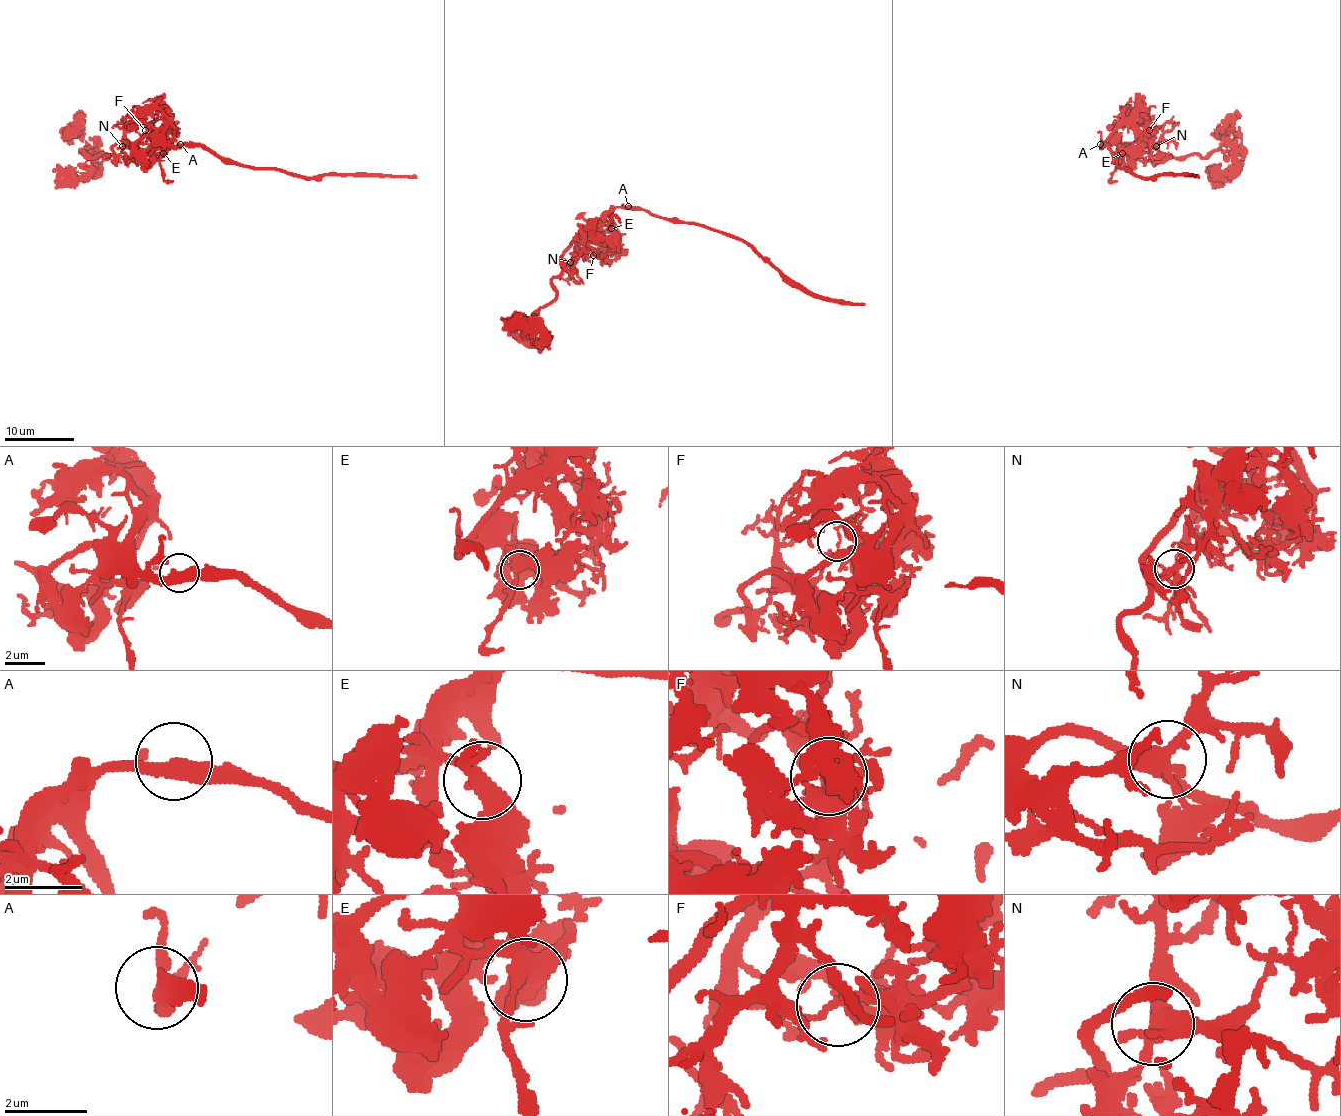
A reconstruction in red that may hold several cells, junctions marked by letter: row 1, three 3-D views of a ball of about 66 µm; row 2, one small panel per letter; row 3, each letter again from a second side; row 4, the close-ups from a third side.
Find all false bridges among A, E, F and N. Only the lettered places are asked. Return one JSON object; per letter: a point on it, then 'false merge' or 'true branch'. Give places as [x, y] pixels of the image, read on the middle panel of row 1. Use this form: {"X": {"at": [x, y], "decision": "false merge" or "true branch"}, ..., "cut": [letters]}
{"A": {"at": [628, 206], "decision": "true branch"}, "E": {"at": [611, 228], "decision": "true branch"}, "F": {"at": [593, 255], "decision": "true branch"}, "N": {"at": [570, 262], "decision": "true branch"}, "cut": []}

